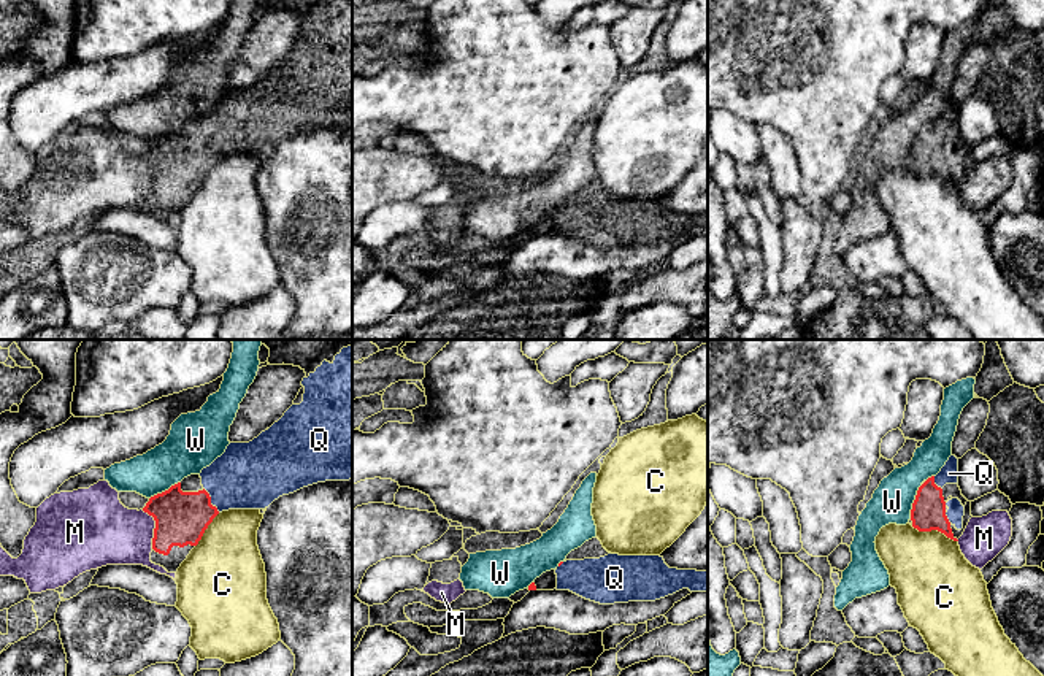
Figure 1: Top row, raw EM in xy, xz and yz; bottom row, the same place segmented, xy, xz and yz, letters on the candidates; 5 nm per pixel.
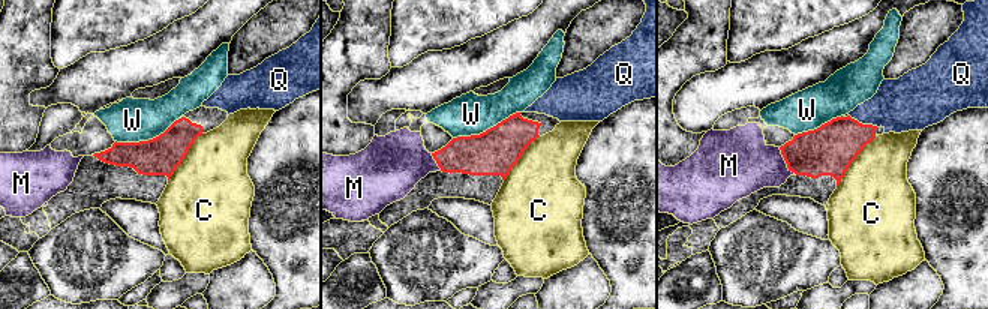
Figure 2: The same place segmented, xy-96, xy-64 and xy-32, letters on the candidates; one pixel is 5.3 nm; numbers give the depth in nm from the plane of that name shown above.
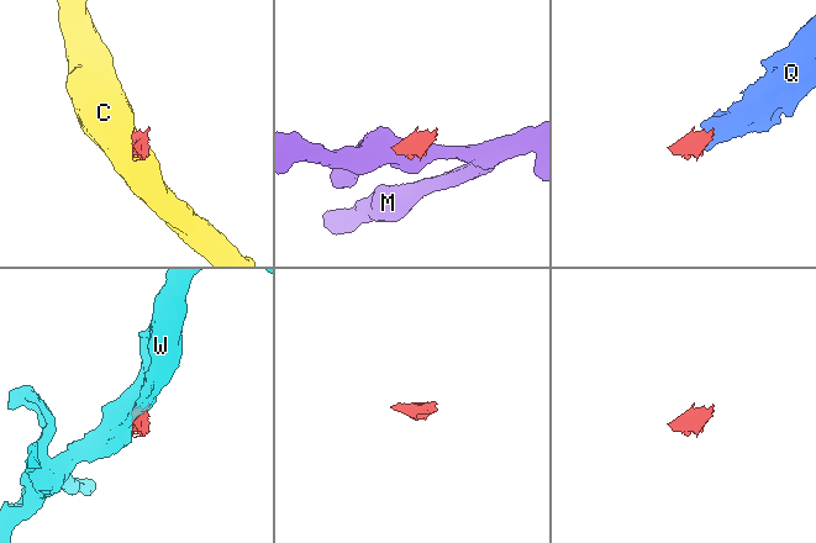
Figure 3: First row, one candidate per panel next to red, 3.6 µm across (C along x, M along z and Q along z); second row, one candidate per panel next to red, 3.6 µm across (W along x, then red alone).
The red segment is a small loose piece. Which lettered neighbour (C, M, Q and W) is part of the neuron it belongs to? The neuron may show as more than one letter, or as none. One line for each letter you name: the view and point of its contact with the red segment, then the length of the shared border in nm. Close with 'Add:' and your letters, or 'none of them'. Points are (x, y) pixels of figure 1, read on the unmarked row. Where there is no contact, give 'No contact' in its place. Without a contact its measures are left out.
Q: Touches red at xy (210, 145). Shared border 150 nm
Add: Q

